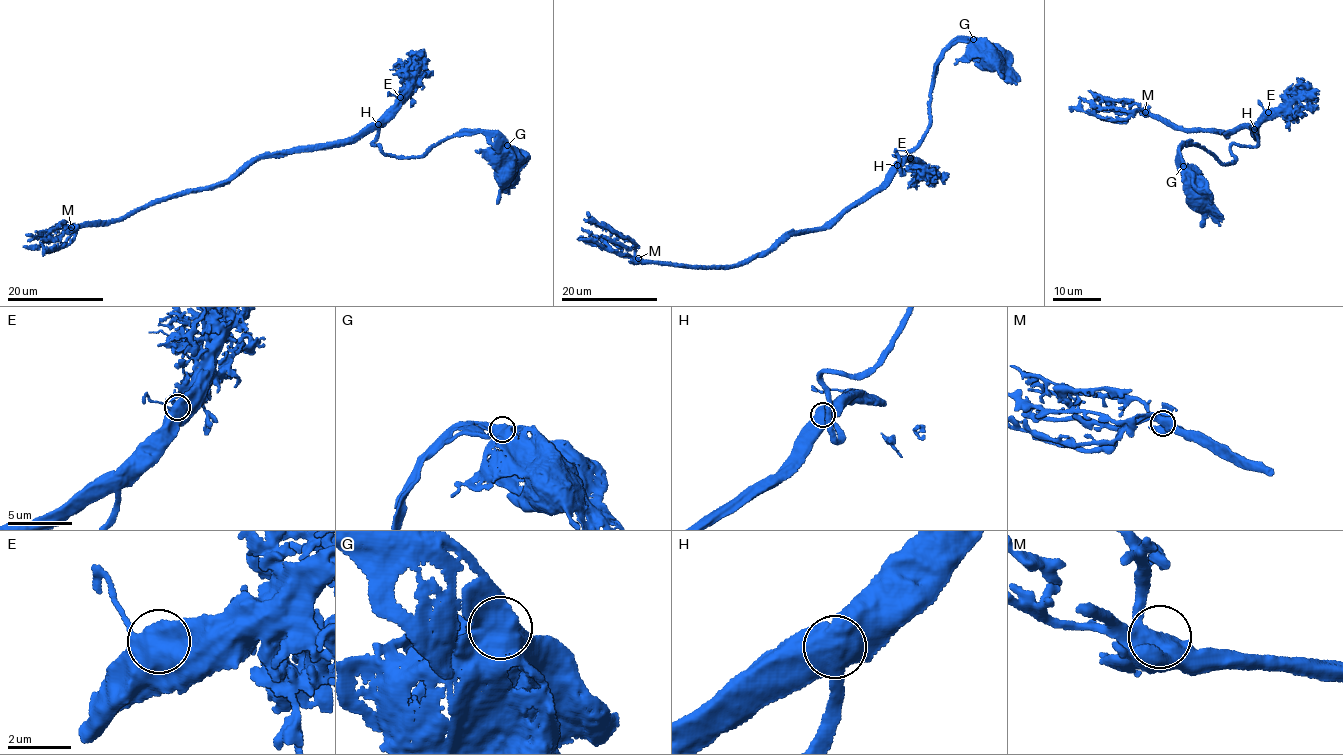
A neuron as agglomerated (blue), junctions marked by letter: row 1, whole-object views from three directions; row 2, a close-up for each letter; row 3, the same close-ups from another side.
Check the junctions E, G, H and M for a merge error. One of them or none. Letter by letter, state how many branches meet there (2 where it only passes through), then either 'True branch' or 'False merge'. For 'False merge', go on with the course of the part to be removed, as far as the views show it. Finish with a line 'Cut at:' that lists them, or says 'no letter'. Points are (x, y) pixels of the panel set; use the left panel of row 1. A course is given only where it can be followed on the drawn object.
E: Branches: 2. True branch
G: Branches: 2. True branch
H: Branches: 2. True branch
M: Branches: 3. True branch
Cut at: no letter

